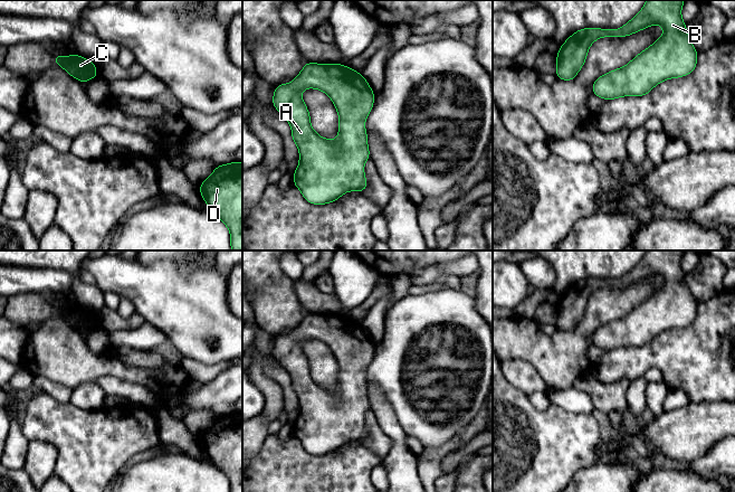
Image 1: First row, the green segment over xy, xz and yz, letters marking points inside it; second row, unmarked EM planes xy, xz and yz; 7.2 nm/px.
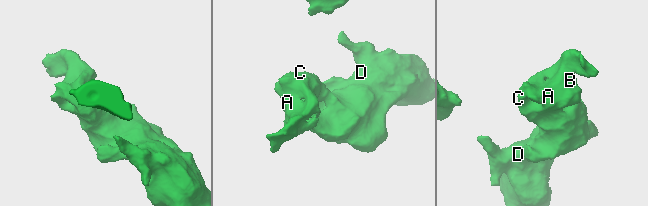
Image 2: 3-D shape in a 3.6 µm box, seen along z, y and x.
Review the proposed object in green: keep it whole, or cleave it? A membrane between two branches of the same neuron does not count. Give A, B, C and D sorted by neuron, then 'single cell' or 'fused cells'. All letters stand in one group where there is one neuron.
A B C D | single cell

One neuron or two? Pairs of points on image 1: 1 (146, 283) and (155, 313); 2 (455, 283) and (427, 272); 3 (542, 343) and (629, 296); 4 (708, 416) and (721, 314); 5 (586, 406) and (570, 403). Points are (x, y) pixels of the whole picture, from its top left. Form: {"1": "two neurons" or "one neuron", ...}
{"1": "one neuron", "2": "one neuron", "3": "one neuron", "4": "two neurons", "5": "one neuron"}

